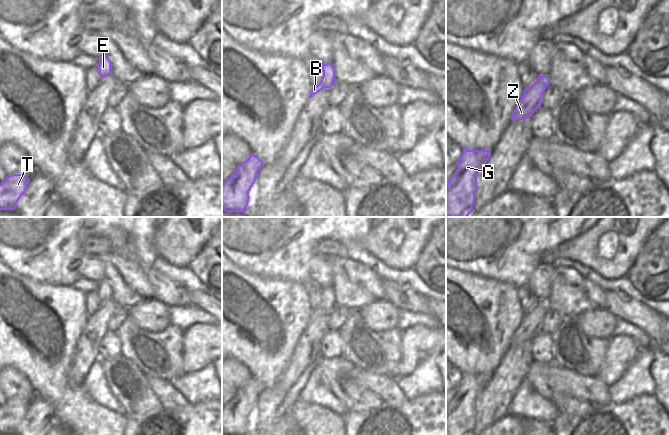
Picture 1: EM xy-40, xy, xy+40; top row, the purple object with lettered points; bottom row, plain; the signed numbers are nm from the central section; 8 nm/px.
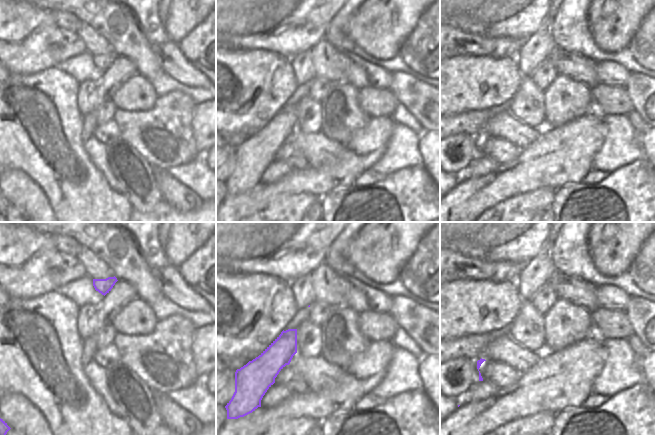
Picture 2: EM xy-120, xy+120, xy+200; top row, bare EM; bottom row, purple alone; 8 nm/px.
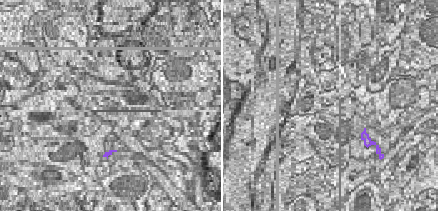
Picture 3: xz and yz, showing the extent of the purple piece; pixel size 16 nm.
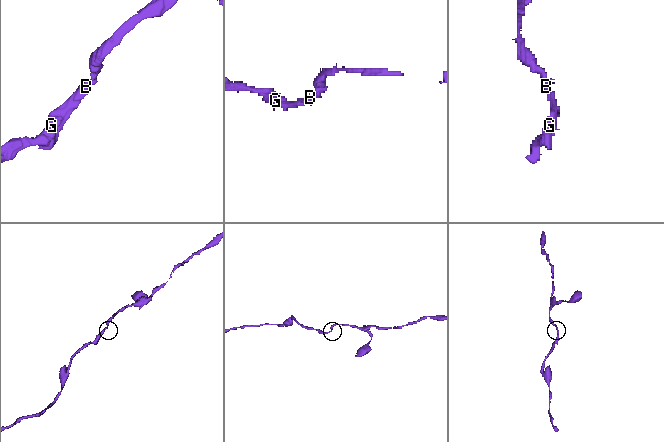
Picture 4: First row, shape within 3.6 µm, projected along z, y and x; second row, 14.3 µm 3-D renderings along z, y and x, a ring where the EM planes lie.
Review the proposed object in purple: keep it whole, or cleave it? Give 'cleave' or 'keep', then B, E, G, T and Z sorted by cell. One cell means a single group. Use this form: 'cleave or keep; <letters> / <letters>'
keep; B E G T Z

